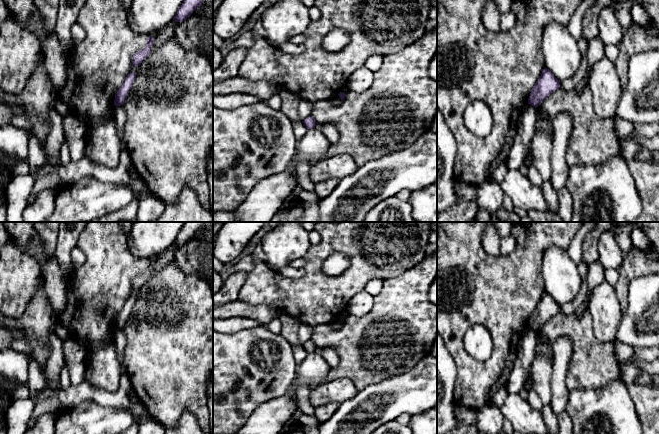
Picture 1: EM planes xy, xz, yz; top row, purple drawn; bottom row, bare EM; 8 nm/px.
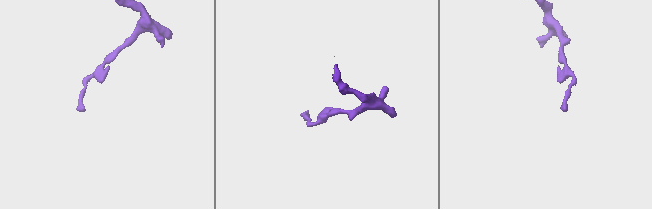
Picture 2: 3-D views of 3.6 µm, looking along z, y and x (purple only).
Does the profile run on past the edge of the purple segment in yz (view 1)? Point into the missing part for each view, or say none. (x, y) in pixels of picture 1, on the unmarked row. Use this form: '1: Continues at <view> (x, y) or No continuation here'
1: No continuation here

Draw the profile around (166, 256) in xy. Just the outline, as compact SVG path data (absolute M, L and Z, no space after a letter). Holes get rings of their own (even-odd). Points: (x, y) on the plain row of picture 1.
M173 242L169 247L167 247L162 252L158 253L155 256L150 257L148 261L149 260L154 261L154 267L151 270L150 277L158 273L166 264L175 261L175 254L180 248L181 248L180 246L175 245Z

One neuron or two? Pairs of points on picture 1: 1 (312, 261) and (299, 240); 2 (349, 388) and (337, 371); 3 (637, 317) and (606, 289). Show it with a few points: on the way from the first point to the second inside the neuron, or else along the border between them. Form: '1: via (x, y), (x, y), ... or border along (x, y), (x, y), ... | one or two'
1: border along (311, 246), (303, 256) | two
2: border along (327, 381), (348, 378), (358, 390) | two
3: border along (623, 312), (615, 334) | two

